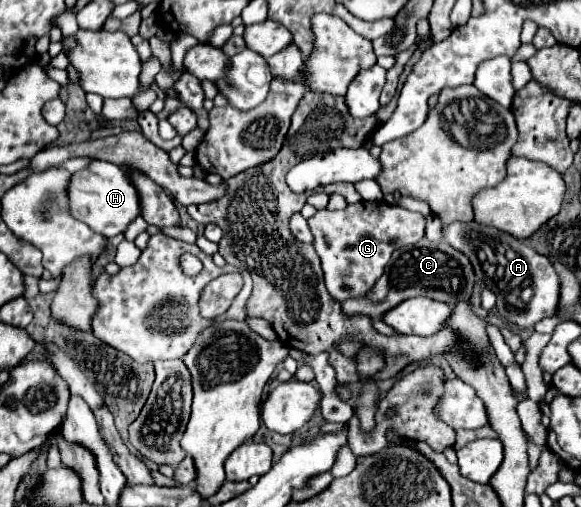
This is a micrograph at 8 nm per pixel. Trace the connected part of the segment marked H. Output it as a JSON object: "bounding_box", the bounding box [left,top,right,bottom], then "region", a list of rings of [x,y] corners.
{"bounding_box":[68,159,140,239],"region":[[[96,159],[90,163],[88,169],[74,173],[68,195],[72,215],[108,239],[124,233],[126,227],[140,215],[140,199],[130,173],[108,161]]]}

